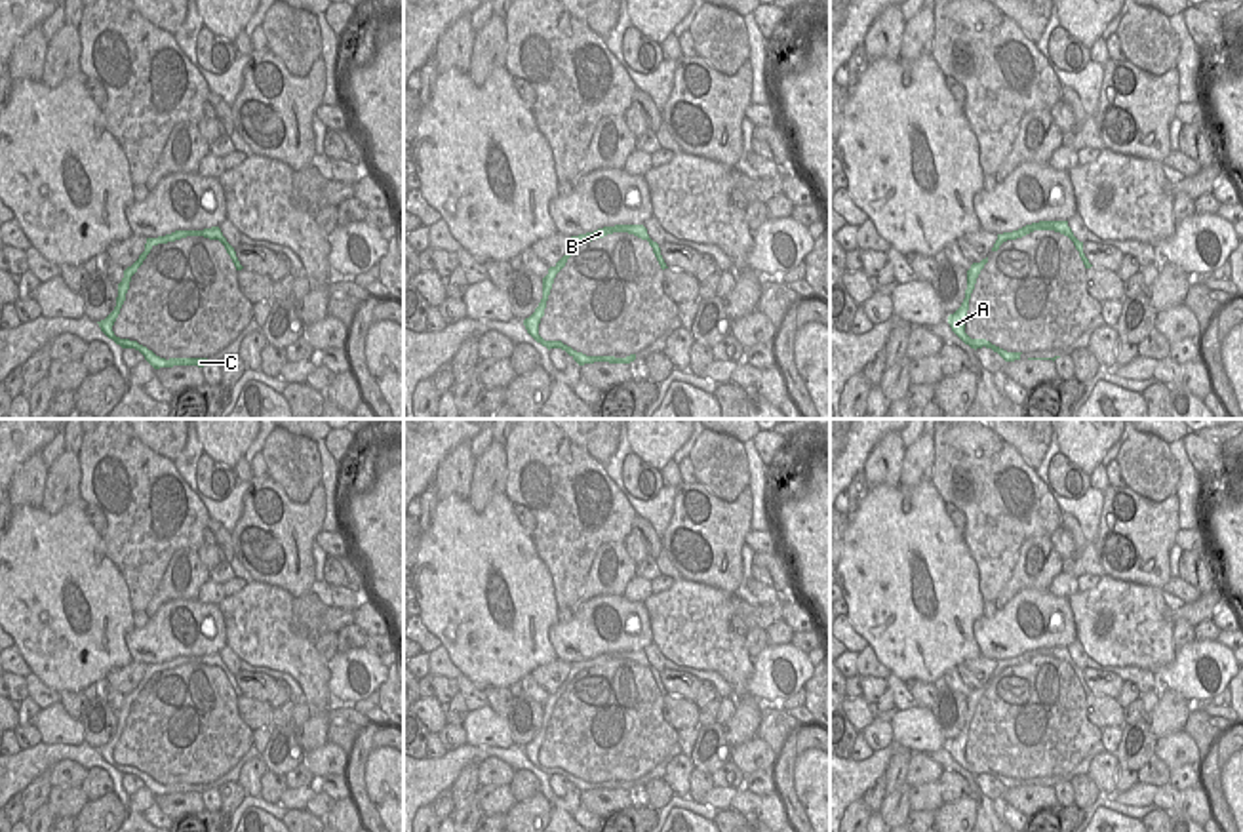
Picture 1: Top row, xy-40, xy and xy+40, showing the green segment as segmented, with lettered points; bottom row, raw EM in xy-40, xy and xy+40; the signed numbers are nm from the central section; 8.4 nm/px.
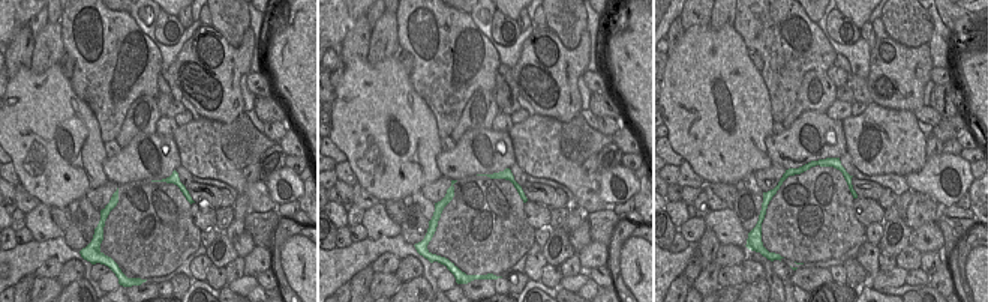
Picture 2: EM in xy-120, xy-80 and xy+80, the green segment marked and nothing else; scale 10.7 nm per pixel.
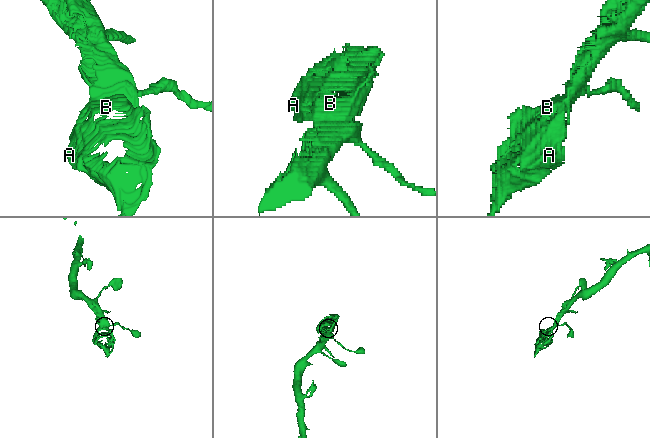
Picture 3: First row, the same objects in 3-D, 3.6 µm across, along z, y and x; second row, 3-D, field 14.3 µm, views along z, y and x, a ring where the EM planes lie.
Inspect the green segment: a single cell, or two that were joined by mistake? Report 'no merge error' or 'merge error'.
merge error

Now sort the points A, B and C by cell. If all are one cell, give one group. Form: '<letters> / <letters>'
A C / B

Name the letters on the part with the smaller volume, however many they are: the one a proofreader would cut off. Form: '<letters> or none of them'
A, C

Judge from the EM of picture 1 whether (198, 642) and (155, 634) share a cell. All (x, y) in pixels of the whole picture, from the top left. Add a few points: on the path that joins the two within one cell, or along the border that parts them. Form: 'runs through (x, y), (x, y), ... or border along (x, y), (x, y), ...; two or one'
runs through (187, 648), (176, 638), (166, 638); one

